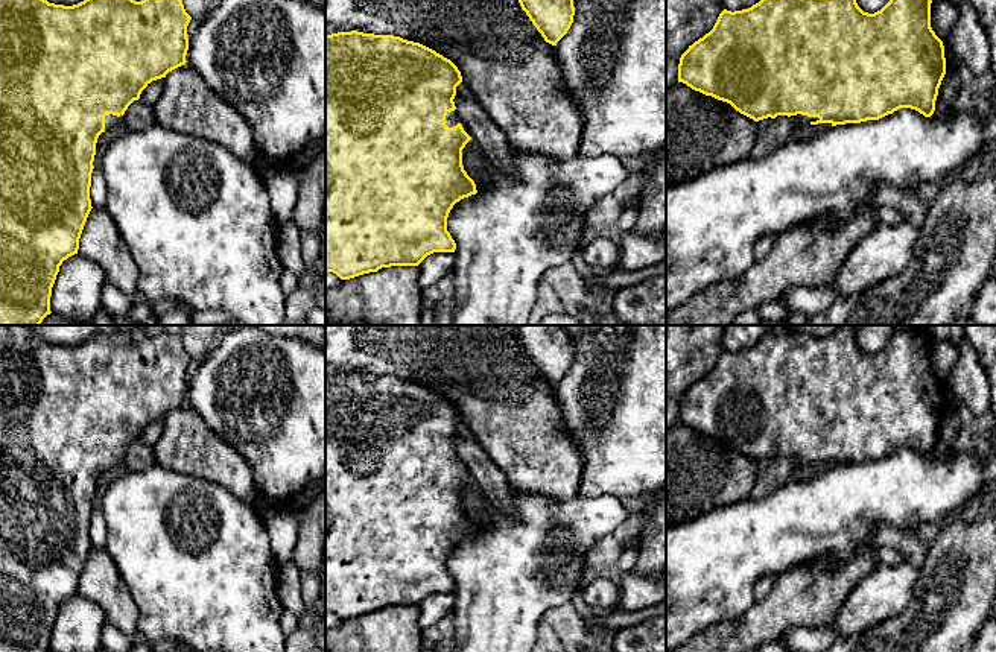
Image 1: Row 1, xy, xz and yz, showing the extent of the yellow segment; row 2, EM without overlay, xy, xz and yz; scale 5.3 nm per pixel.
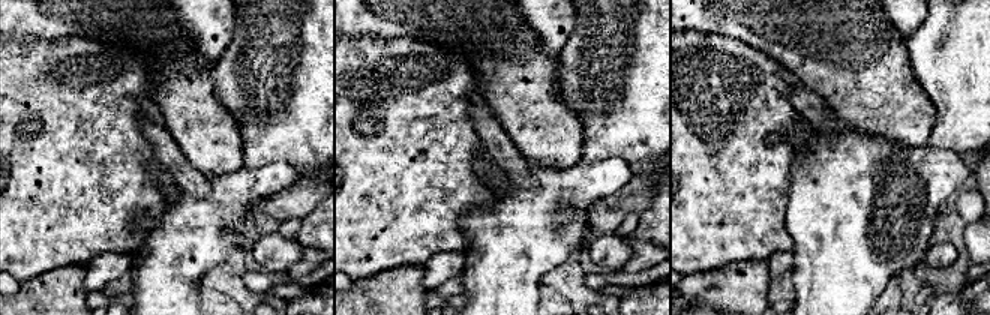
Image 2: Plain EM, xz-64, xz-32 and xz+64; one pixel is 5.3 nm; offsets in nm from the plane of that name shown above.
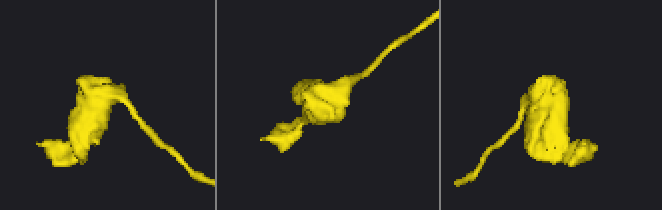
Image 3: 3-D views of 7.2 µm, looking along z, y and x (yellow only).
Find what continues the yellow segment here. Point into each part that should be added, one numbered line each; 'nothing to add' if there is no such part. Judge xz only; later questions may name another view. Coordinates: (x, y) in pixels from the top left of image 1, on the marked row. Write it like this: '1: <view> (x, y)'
1: xz (452, 119)

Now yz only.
1: yz (800, 120)

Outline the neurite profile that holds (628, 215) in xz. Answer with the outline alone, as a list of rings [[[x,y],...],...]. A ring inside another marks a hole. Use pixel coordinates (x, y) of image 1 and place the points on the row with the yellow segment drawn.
[[[626,201],[622,202],[622,213],[619,217],[619,229],[620,233],[631,231],[636,219],[639,214],[639,208],[634,205],[630,205]]]

